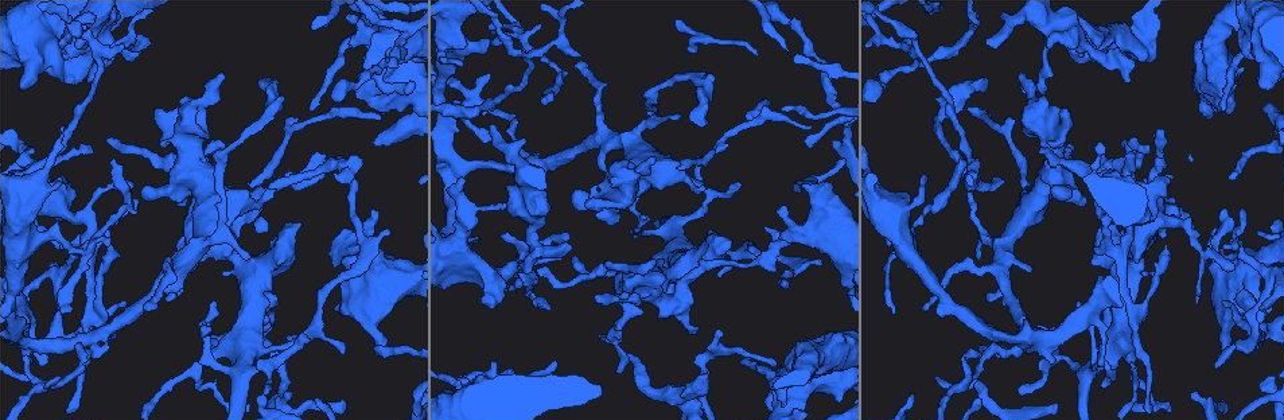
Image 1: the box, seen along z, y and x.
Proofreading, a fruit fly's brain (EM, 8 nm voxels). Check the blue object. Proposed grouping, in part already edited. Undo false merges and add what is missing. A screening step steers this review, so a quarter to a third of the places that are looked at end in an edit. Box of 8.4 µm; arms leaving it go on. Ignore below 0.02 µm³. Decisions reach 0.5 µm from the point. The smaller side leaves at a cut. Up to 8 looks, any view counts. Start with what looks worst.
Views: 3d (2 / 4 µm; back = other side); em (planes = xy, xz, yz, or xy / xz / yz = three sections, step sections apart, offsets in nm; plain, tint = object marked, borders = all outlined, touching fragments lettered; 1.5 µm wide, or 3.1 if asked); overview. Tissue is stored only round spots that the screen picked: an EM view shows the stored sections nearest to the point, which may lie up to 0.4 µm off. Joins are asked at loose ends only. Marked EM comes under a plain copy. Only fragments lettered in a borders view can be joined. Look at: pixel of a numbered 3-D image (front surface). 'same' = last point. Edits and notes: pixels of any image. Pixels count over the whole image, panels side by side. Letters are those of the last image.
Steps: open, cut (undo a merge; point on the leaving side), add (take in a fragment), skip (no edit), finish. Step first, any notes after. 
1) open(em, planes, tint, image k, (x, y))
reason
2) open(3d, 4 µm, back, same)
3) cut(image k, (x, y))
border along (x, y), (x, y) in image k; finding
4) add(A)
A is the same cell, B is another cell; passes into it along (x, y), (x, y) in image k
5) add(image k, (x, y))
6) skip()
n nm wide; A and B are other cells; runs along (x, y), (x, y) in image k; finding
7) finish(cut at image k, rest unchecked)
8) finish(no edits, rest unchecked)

open(3d, 4 µm, image 1, (821, 265))
free end

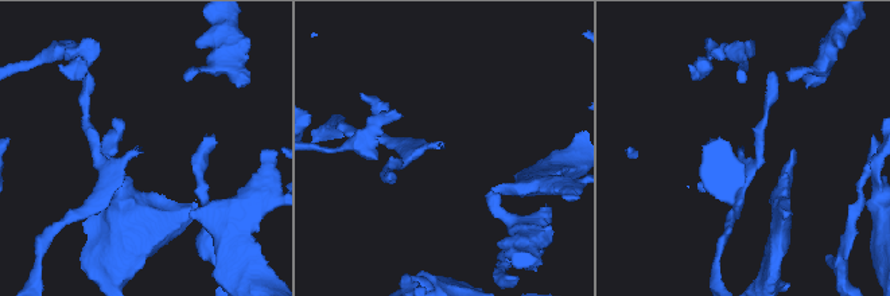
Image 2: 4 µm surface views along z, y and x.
open(em, planes, borders, image 2, (742, 150))
shape alone is not enough

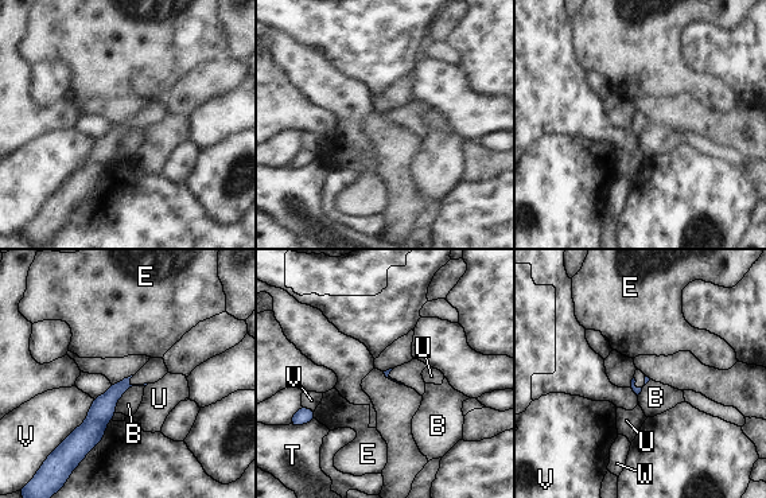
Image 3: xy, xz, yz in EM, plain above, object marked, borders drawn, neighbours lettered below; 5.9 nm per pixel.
skip()
B, E, T, U, V and W are other cells; runs along (127, 381), (107, 401), (85, 447) in image 3; none of them fits

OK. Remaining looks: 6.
open(3d, 2 µm, image 1, (1235, 345))
an open end

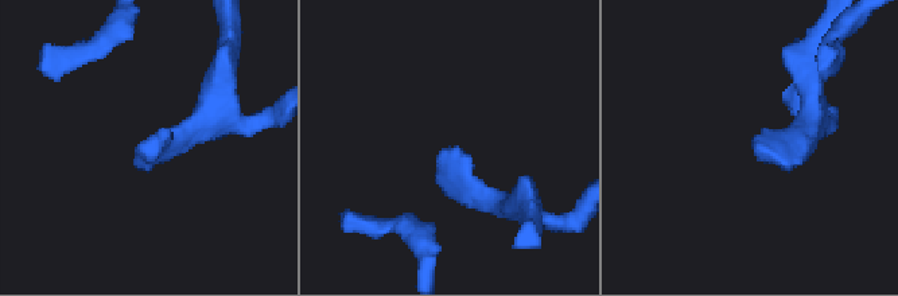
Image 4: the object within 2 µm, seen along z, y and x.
open(em, xy, step 8, borders, image 4, (450, 146))
shape alone is not enough

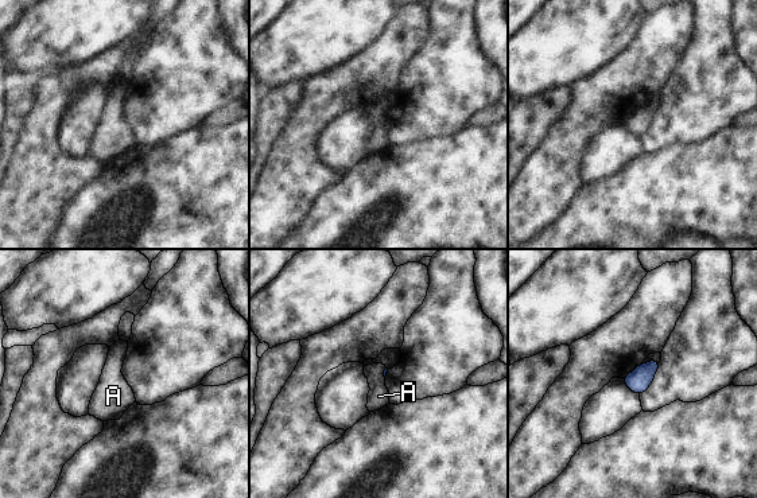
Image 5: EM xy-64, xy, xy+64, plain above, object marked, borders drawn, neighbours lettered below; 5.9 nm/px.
open(em, planes, borders, same)
cut it another way

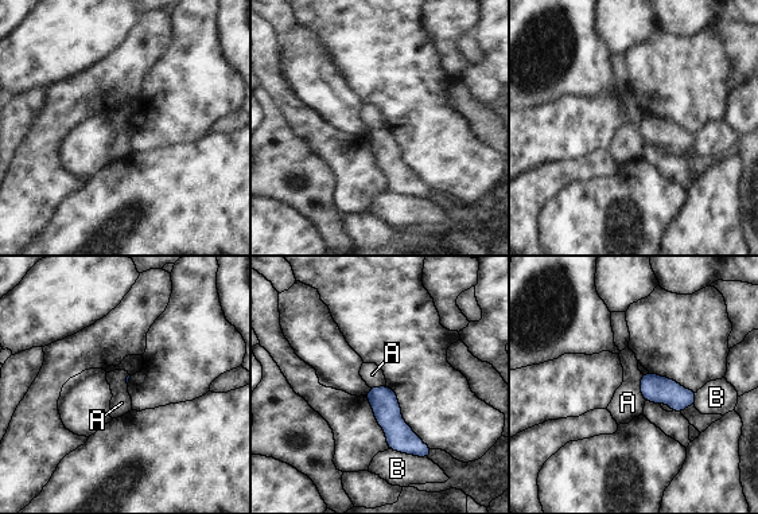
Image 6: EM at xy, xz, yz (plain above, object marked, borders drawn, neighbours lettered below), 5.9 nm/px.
skip()
A and B are other cells; runs along (373, 390), (393, 425), (422, 454) in image 6; no lettered fragment goes on from it

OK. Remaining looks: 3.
open(em, yz, step 8, tint, image 1, (684, 248))
narrows sharply

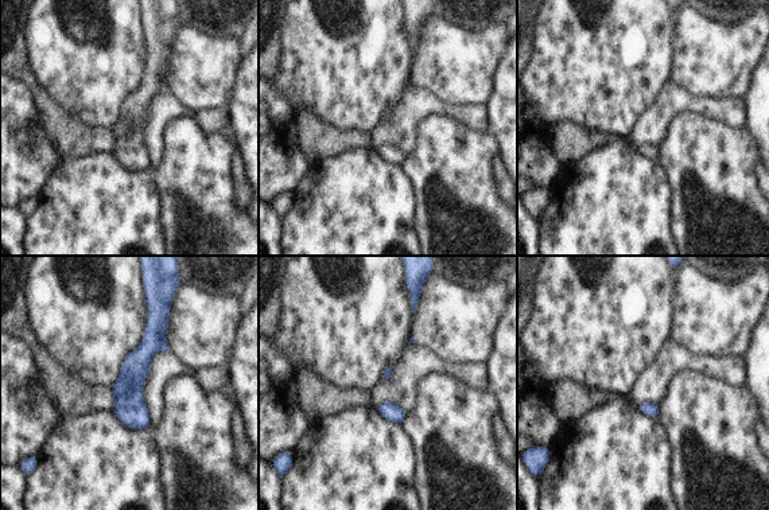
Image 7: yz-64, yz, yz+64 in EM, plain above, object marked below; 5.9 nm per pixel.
open(em, planes, borders, same)

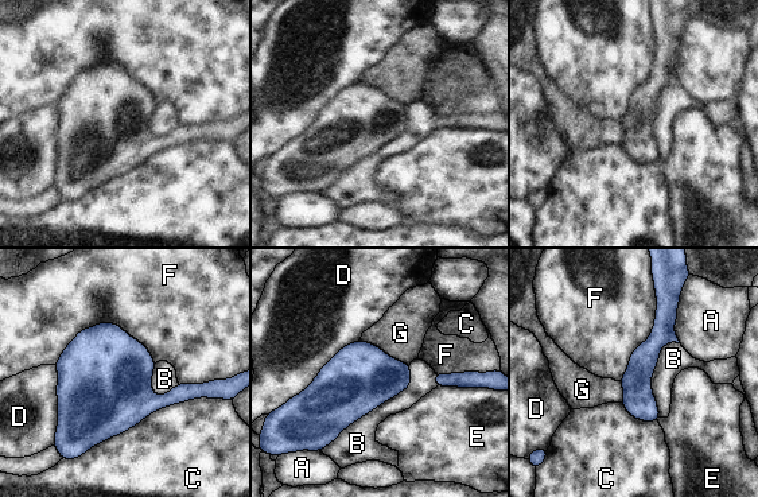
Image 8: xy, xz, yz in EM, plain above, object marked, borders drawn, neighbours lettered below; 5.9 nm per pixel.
skip()
A, B, C, D, E, F and G are other cells; runs along (663, 303), (645, 418) in image 8; all the same cell

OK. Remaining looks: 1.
finish(no edits, rest unchecked)

